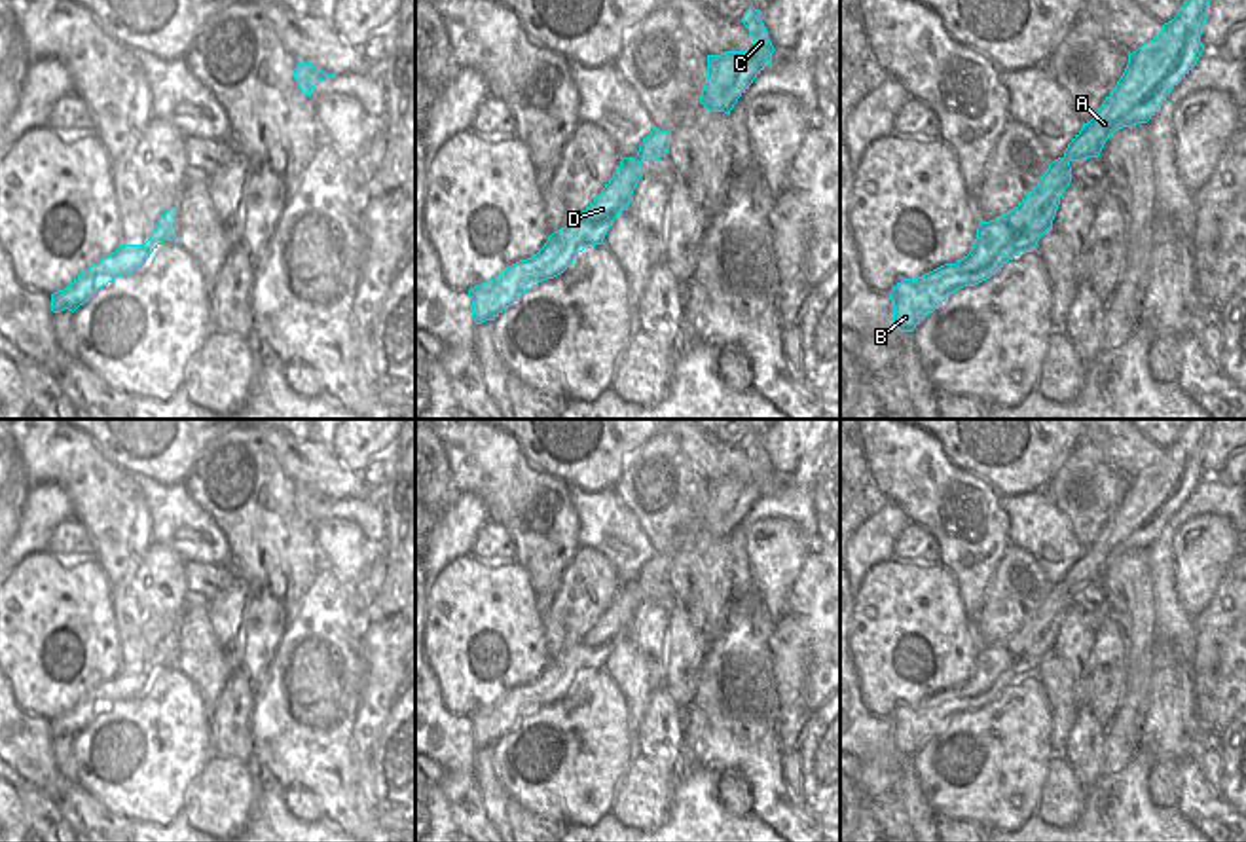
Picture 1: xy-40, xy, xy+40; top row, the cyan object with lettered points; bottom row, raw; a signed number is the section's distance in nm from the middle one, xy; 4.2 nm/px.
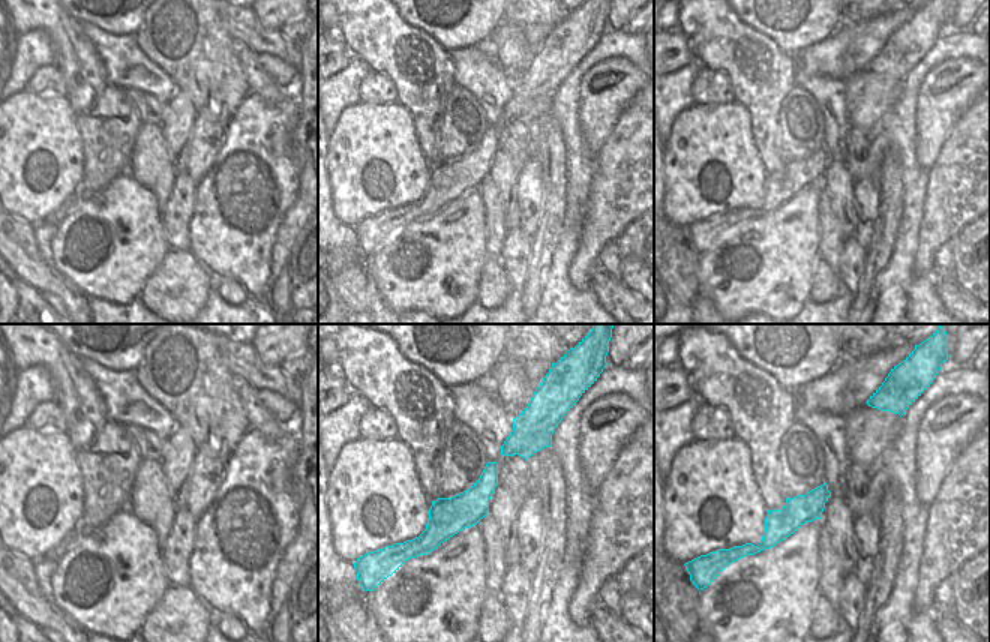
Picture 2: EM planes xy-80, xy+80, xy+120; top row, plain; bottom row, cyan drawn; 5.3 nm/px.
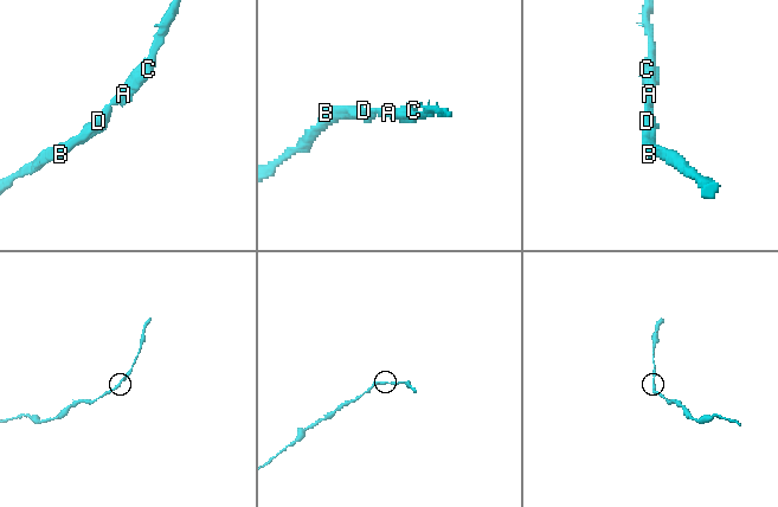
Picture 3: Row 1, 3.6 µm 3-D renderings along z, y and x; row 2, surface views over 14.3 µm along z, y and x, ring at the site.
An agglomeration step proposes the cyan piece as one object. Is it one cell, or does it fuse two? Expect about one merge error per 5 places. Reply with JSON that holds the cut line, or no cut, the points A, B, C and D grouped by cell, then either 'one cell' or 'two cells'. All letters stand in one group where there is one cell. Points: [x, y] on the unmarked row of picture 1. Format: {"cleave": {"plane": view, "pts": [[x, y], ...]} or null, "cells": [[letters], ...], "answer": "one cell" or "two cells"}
{"cleave": null, "cells": [["A", "B", "C", "D"]], "answer": "one cell"}

